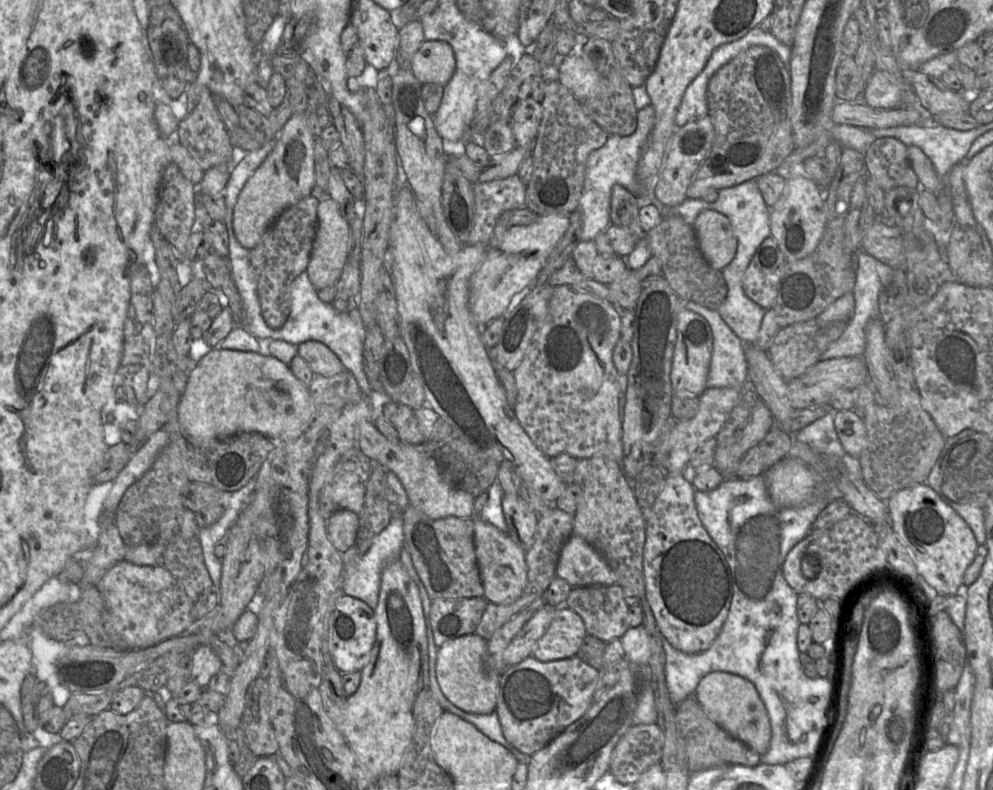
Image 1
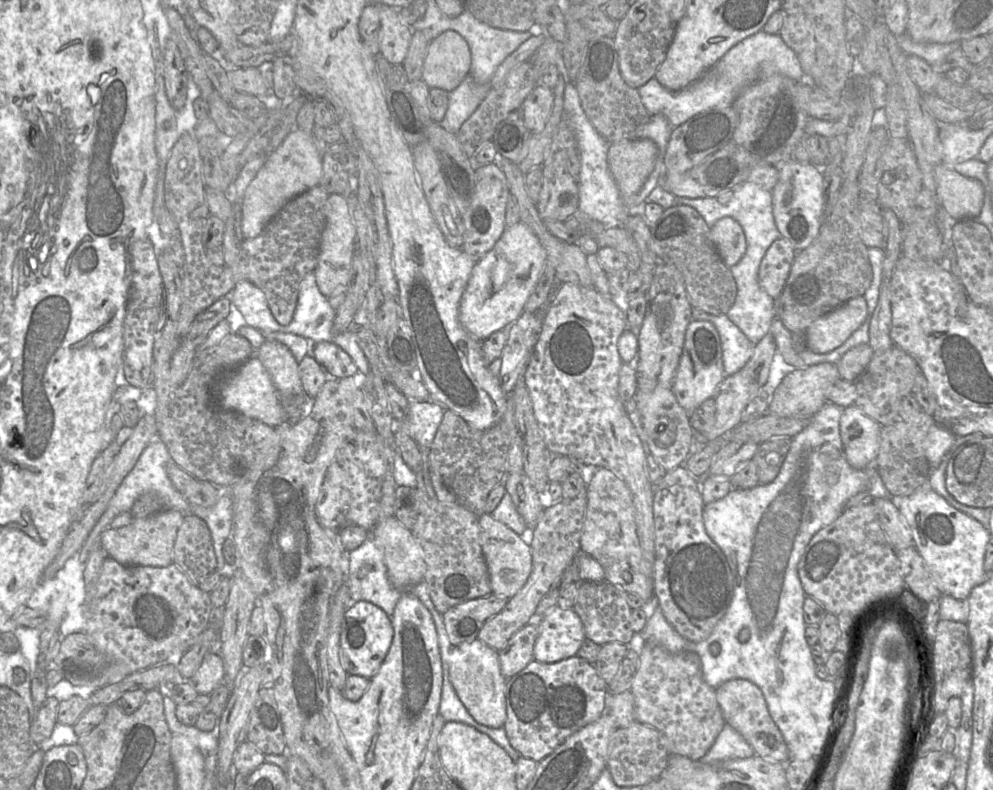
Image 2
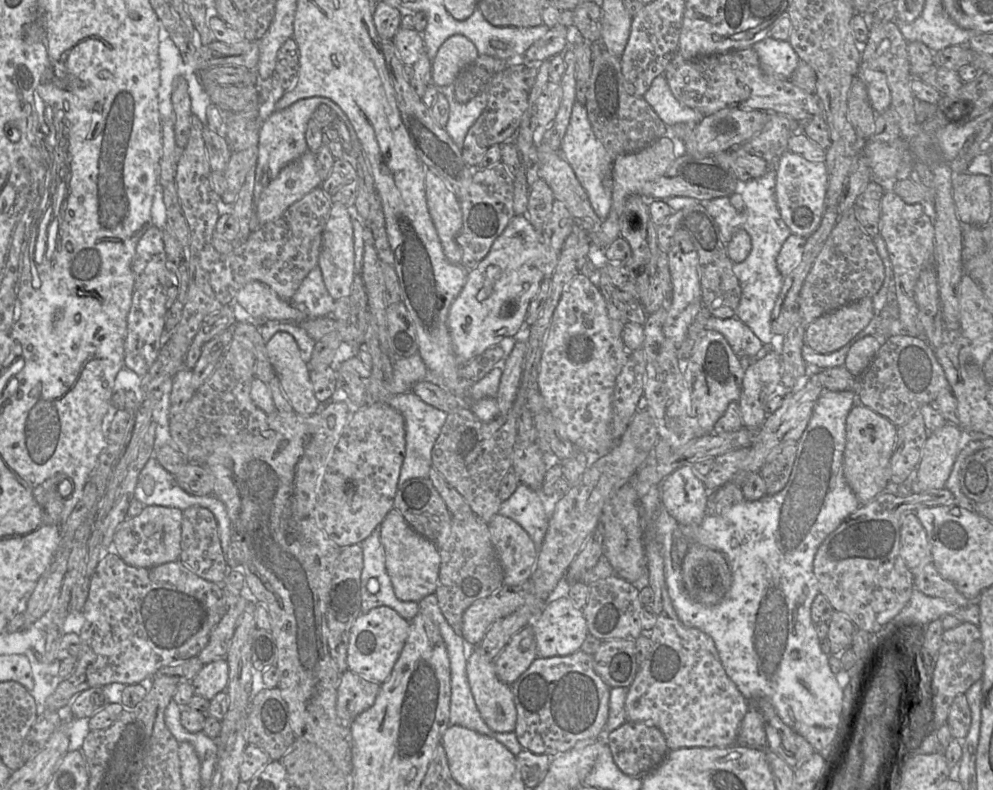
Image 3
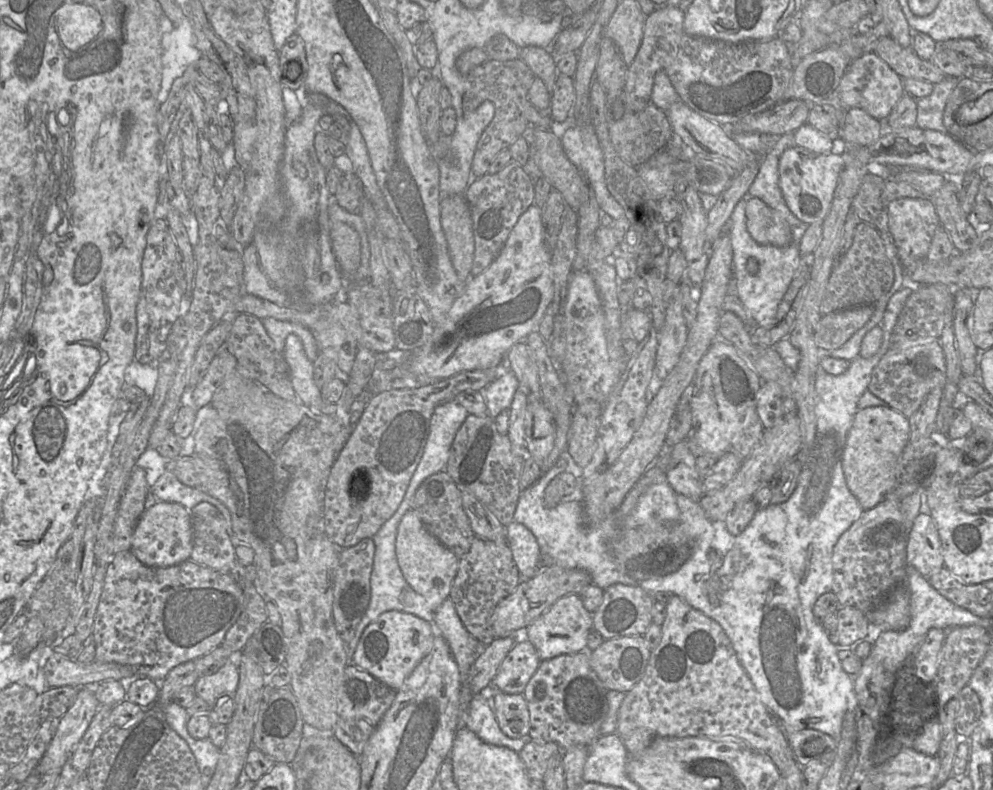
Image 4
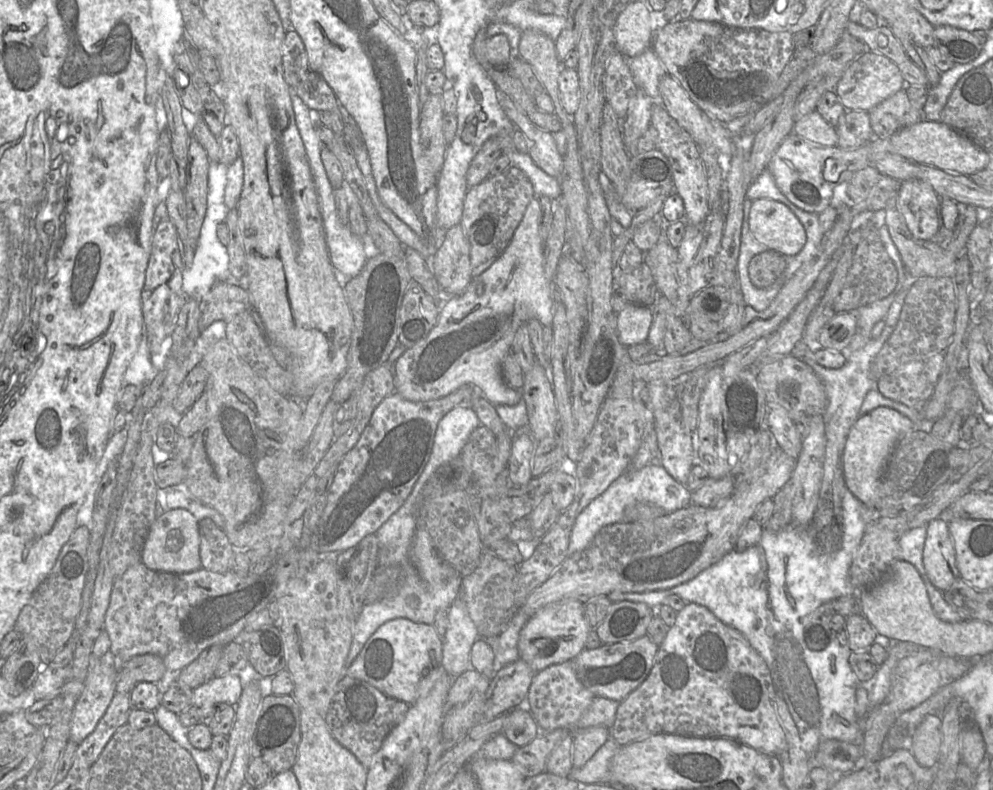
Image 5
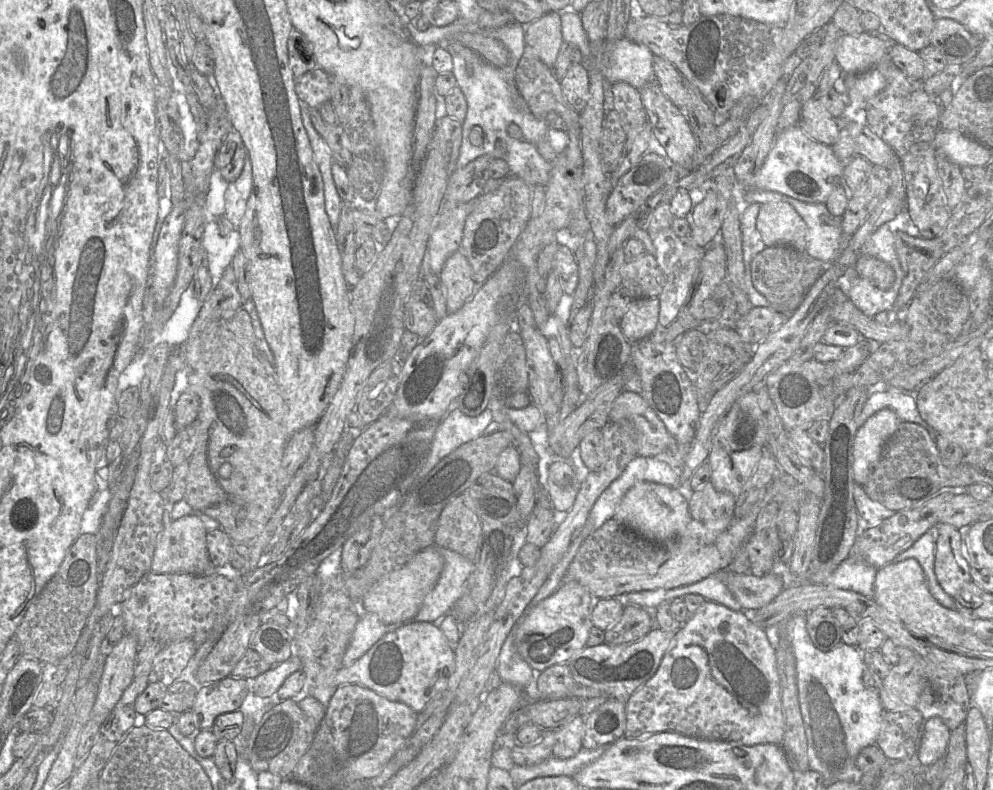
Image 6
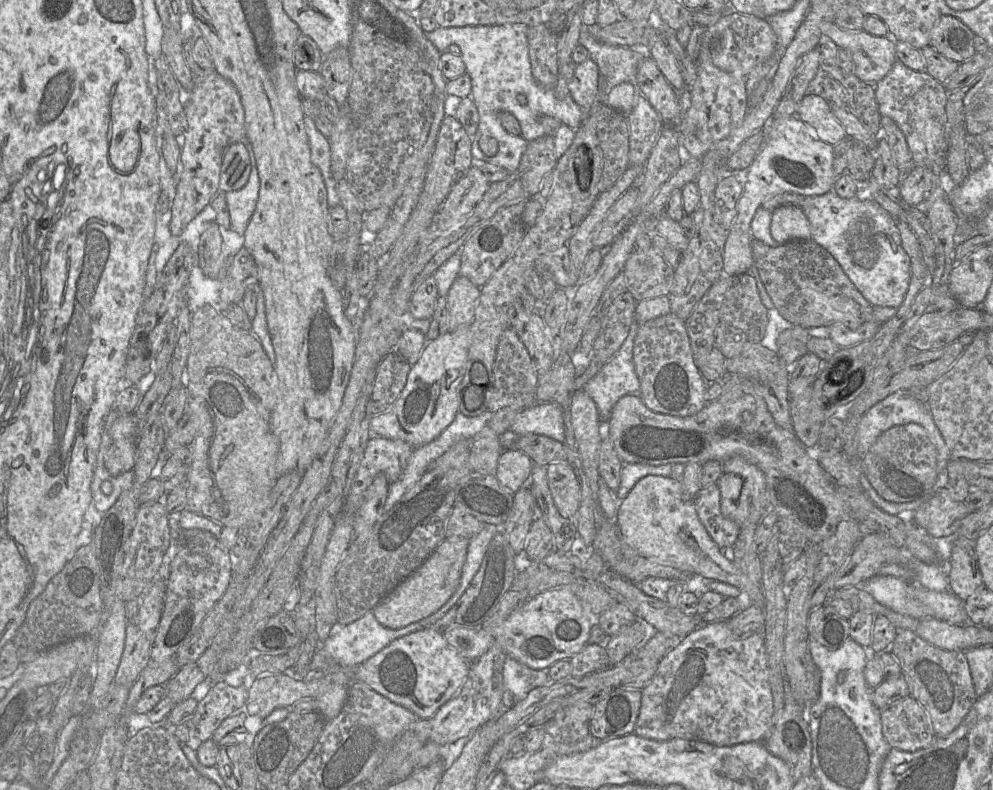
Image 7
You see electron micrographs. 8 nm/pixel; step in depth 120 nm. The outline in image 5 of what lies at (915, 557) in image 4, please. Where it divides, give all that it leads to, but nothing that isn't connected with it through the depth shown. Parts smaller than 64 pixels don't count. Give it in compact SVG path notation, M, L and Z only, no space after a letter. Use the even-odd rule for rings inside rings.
M944 519L930 521L926 530L924 568L931 583L940 591L945 591L960 577L953 540Z

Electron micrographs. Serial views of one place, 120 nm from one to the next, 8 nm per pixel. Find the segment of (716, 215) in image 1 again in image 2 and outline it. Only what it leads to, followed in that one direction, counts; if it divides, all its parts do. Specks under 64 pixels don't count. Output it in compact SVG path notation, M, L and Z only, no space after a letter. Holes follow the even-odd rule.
M723 217L710 227L711 241L723 262L730 268L745 254L747 242L741 225L731 217Z

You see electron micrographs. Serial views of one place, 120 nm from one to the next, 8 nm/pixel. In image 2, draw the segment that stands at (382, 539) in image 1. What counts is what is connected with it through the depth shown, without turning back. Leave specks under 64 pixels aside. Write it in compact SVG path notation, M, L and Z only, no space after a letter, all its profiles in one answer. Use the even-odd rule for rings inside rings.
M369 533L369 537L359 547L352 550L349 556L349 589L352 603L368 601L391 616L404 591L396 589L390 582L383 550L377 544L374 536Z

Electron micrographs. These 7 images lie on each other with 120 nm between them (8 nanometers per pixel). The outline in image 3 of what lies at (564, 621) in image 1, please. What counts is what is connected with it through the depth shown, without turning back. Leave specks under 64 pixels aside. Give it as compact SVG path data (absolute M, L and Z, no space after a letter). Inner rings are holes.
M567 595L547 603L531 625L540 658L572 655L581 650L588 636L582 609Z

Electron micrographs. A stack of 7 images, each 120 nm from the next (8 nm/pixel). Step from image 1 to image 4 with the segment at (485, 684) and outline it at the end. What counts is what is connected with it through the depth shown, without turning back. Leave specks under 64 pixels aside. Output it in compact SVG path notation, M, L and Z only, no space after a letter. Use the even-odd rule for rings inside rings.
M489 688L488 696L501 731L509 738L528 736L530 715L522 694L505 694Z

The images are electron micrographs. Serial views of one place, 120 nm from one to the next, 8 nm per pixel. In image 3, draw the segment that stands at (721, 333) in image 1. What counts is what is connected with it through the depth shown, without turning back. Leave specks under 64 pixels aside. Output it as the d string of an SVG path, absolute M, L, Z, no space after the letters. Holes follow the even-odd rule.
M710 316L707 320L709 329L722 333L742 360L753 360L767 349L754 332L736 317L722 319Z

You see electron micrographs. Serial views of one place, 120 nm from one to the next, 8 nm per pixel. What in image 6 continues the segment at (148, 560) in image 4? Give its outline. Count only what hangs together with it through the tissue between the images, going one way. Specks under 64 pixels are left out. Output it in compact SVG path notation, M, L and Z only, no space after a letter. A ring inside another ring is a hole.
M183 516L164 527L157 538L151 572L155 574L187 573L191 575L215 572L206 548L206 530L200 519L196 516Z

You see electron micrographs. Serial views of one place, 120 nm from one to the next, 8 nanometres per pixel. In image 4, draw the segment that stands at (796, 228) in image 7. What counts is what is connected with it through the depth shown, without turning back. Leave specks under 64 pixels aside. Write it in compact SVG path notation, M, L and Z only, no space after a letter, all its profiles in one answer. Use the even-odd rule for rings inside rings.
M748 196L745 216L747 229L758 243L777 247L791 243L792 235L787 222L758 197Z

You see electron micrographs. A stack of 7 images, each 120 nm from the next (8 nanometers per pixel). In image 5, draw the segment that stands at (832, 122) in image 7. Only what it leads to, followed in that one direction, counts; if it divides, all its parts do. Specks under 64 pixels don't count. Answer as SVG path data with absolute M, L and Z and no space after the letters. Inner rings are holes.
M816 110L796 120L793 134L822 146L837 146L836 127L830 125Z

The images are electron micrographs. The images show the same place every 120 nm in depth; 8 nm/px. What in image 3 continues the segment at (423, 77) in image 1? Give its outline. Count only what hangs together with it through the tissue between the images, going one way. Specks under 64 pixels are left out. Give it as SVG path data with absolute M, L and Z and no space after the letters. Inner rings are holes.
M464 35L447 38L432 60L431 82L437 87L454 84L463 69L479 57L475 45Z

